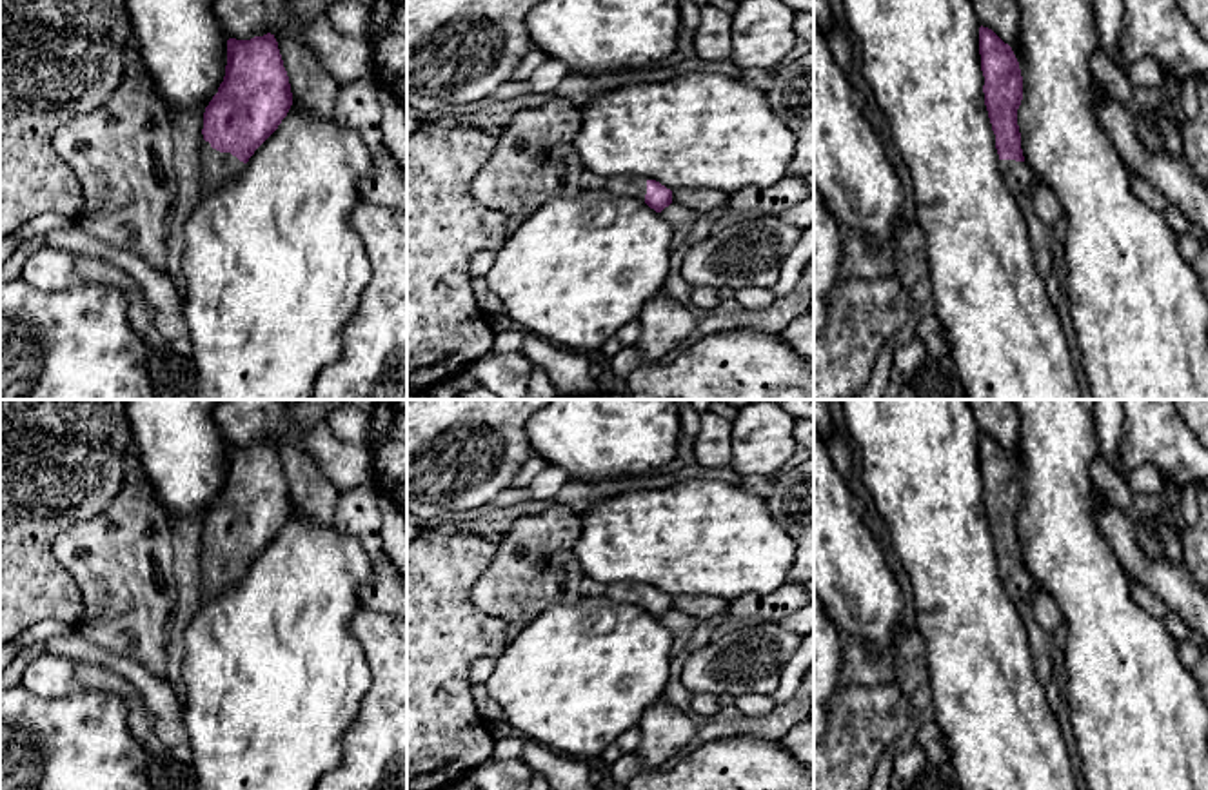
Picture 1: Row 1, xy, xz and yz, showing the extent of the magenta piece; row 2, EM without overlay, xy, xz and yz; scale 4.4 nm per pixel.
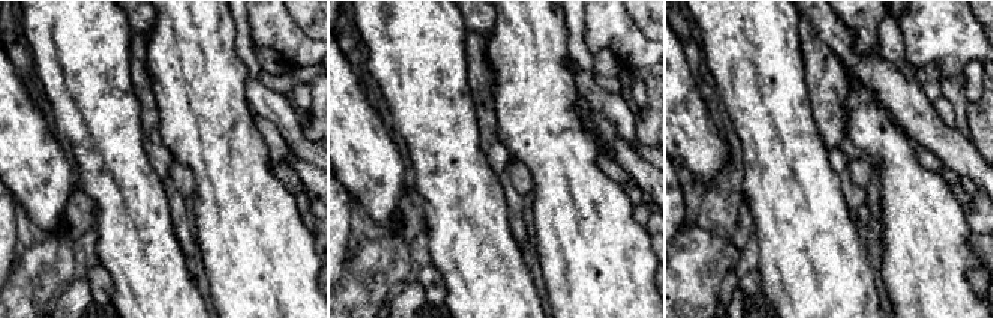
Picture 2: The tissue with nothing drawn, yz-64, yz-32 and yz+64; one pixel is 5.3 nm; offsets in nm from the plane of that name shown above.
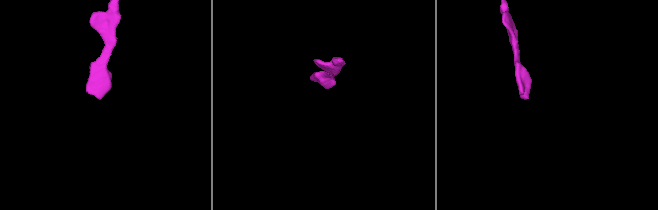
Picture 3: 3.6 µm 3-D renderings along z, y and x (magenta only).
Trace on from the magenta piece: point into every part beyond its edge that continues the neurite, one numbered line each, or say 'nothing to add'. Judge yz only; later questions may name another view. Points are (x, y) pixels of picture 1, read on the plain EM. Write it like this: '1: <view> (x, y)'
1: yz (1018, 582)

